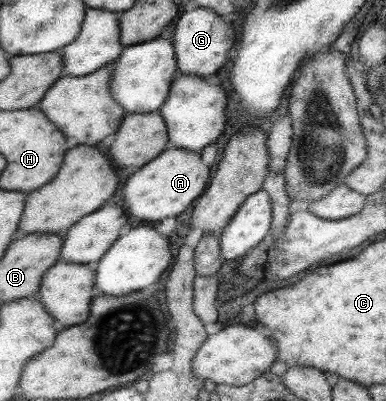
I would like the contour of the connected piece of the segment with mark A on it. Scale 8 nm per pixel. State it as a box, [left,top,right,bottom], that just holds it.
[123,144,211,224]

